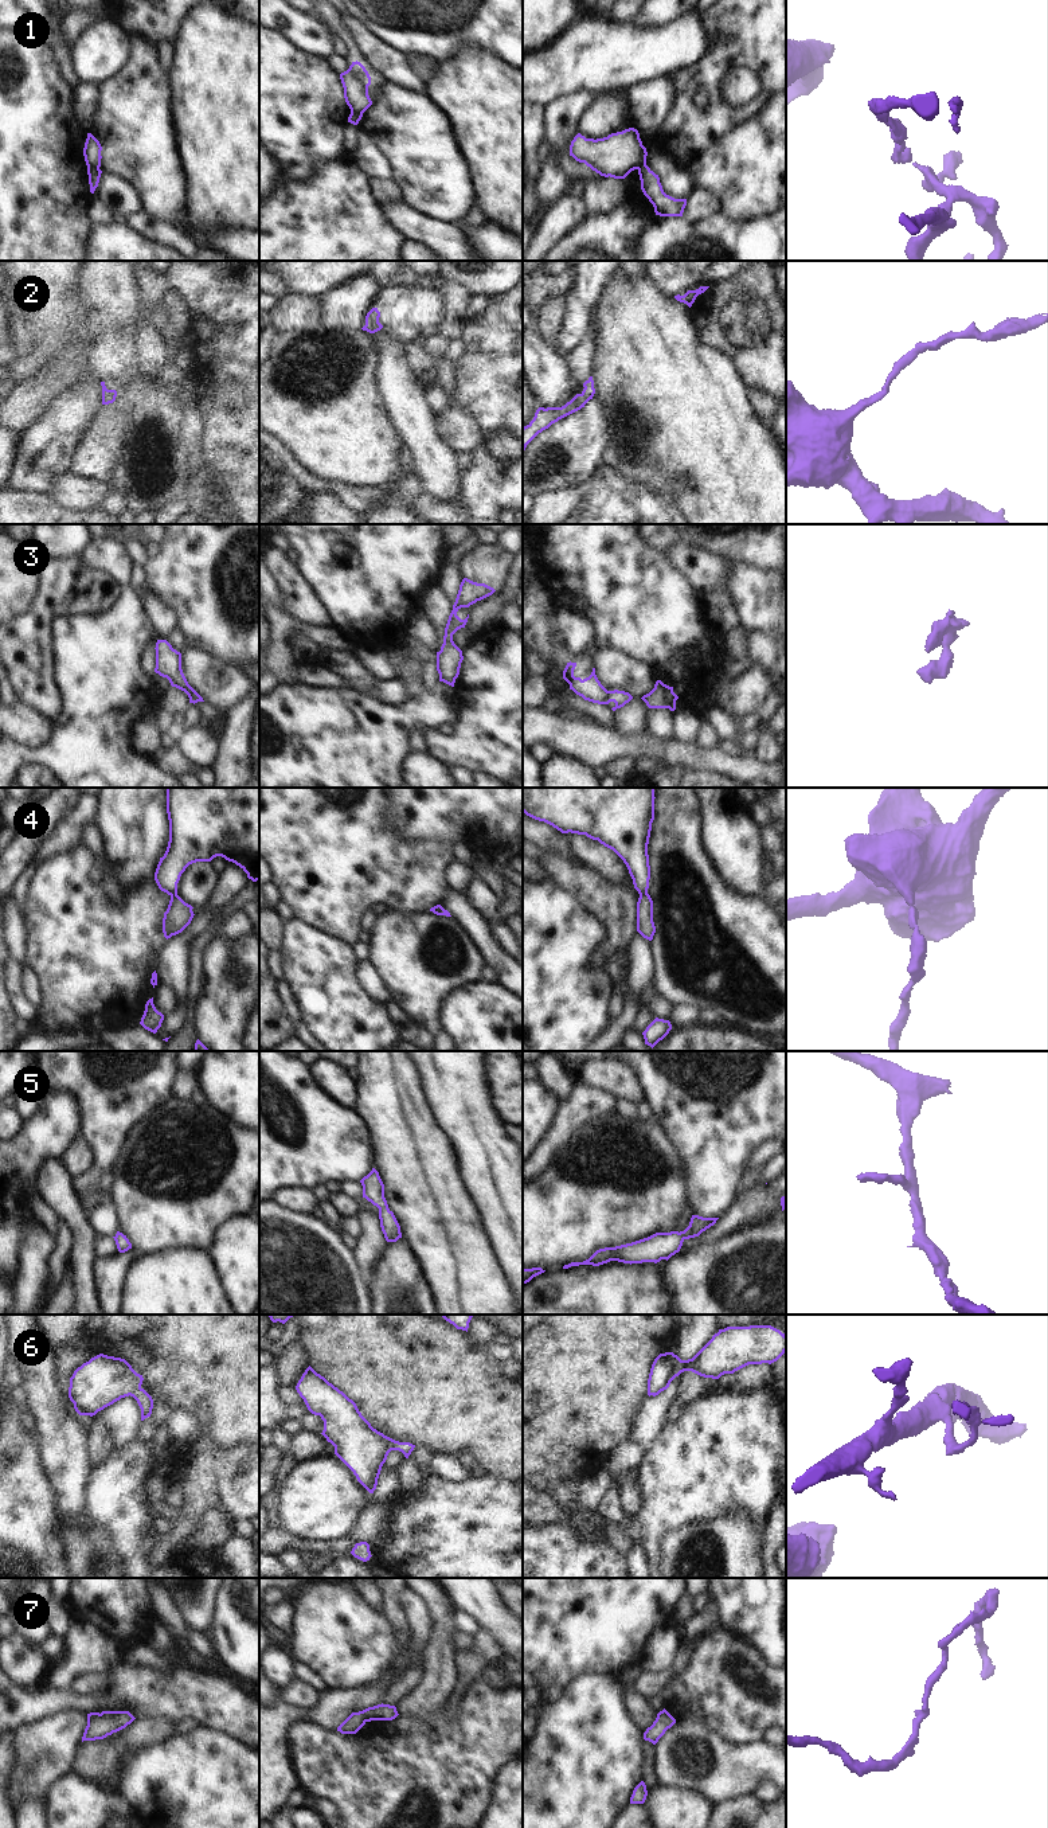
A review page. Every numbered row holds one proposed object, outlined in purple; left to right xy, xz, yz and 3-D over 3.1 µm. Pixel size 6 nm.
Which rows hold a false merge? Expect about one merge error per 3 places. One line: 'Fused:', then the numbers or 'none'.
Fused: 1, 3, 4

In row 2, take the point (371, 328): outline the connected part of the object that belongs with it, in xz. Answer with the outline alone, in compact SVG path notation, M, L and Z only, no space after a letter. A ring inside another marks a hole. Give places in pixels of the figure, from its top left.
M372 308L367 316L365 316L365 325L361 328L363 331L367 331L369 333L375 333L383 328L383 325L379 323L380 312L378 308Z

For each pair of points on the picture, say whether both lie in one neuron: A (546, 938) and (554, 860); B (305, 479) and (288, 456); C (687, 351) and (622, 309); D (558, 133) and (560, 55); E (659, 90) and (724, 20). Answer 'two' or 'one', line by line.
A: two
B: one
C: one
D: two
E: two

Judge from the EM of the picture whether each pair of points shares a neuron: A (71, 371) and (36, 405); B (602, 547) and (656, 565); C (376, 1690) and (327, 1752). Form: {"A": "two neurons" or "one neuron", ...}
{"A": "one neuron", "B": "one neuron", "C": "two neurons"}

